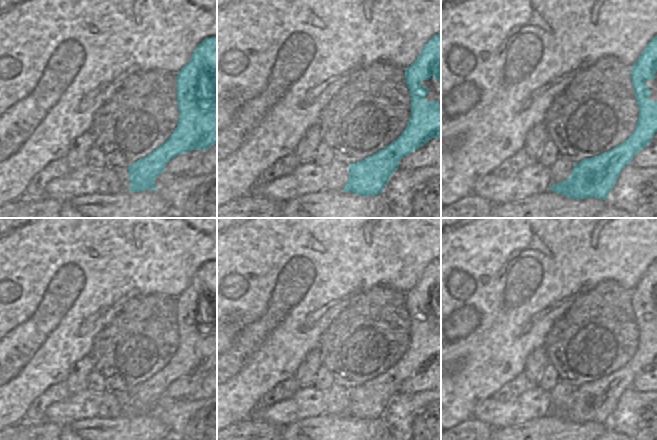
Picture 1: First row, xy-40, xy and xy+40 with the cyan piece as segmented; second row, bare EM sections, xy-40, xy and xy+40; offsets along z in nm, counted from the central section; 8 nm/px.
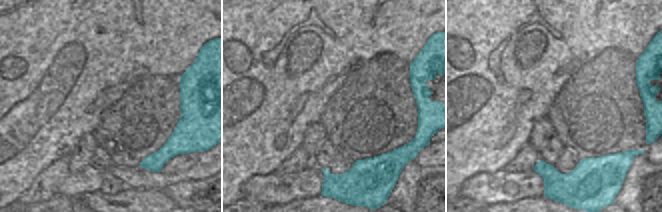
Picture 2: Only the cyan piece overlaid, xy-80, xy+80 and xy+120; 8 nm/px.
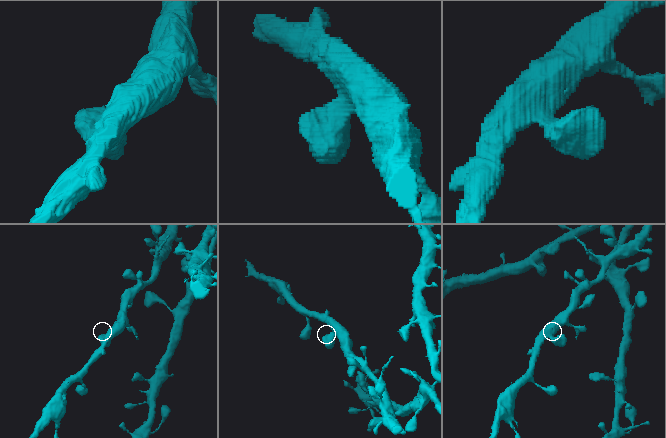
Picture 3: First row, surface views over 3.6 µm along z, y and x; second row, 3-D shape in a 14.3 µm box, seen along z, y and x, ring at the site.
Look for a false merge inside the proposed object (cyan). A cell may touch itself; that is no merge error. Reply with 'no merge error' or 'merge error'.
no merge error

